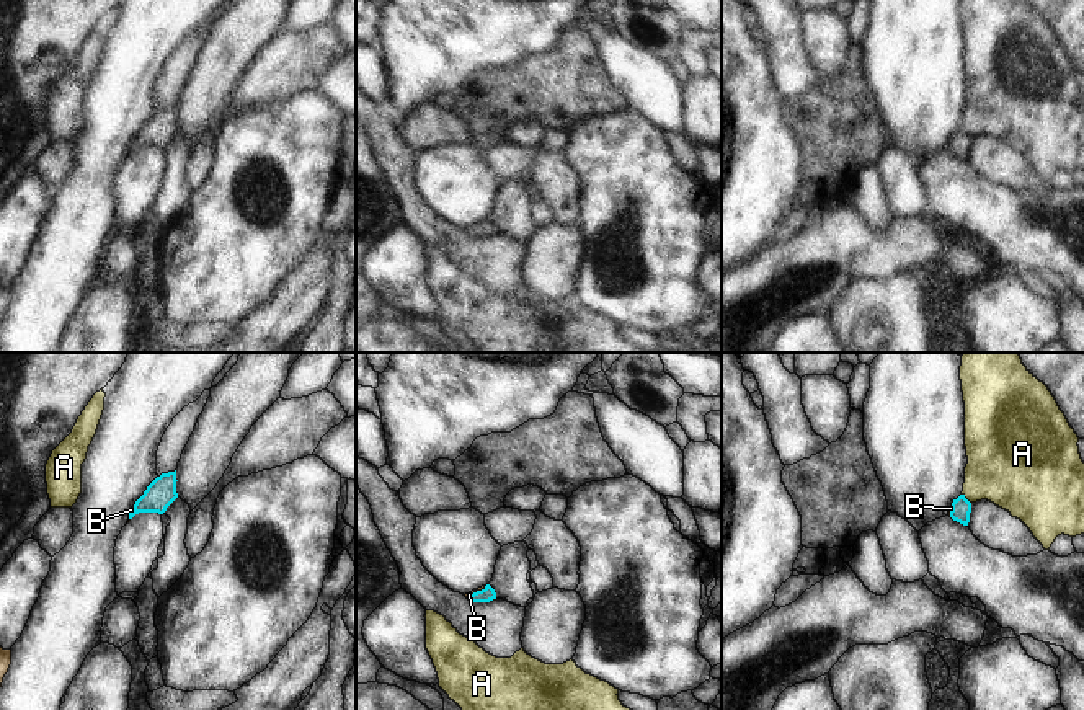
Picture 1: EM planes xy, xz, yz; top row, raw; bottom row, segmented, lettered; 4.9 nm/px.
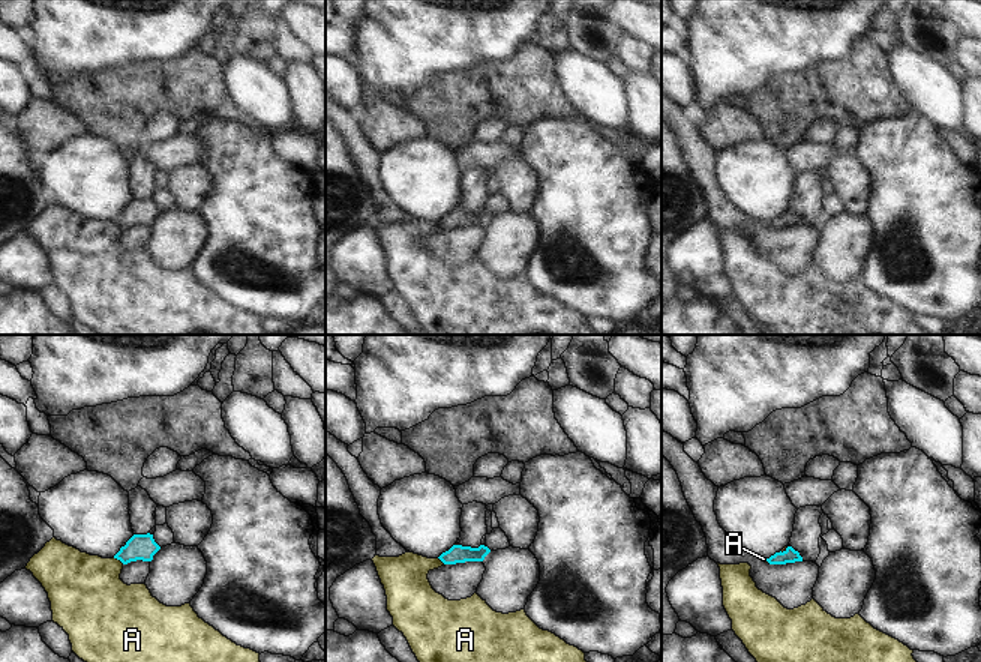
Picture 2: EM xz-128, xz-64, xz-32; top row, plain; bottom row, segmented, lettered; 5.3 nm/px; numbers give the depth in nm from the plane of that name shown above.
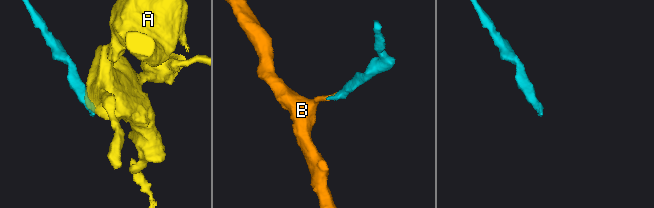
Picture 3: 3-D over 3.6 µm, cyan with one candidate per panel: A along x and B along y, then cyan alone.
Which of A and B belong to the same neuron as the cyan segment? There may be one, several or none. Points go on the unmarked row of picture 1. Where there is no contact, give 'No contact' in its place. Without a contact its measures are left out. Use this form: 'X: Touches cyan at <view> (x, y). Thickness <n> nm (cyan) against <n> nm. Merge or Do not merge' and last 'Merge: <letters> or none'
A: Touches cyan at yz (965, 133). Thickness 100 nm (cyan) against 360 nm. Do not merge
B: Touches cyan at xz (477, 226). Thickness 70 nm (cyan) against 20 nm. Merge
Merge: B

